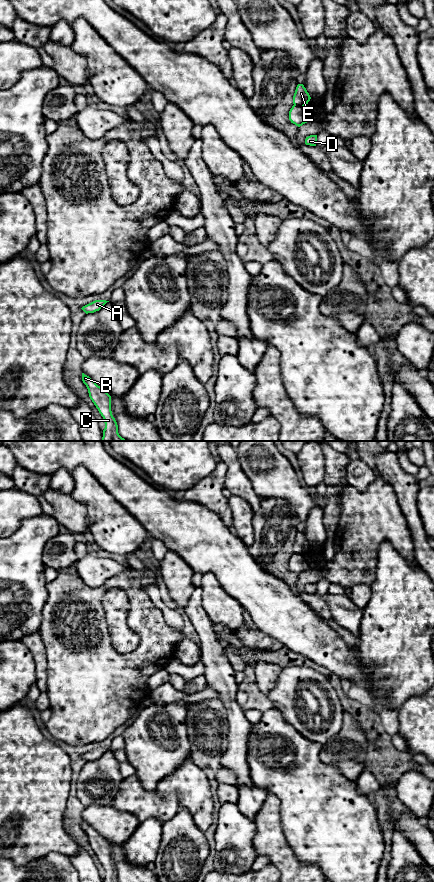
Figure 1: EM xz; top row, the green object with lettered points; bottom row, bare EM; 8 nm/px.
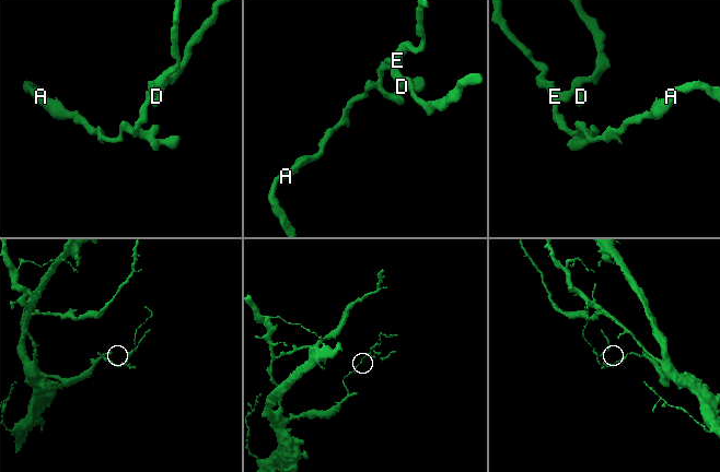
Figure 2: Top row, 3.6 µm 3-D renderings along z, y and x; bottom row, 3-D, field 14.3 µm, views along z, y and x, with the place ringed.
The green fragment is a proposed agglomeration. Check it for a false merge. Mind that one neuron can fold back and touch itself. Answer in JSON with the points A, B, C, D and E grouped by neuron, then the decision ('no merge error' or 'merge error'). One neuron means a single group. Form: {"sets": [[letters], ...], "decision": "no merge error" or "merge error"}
{"sets": [["A", "B", "C", "E"], ["D"]], "decision": "merge error"}

